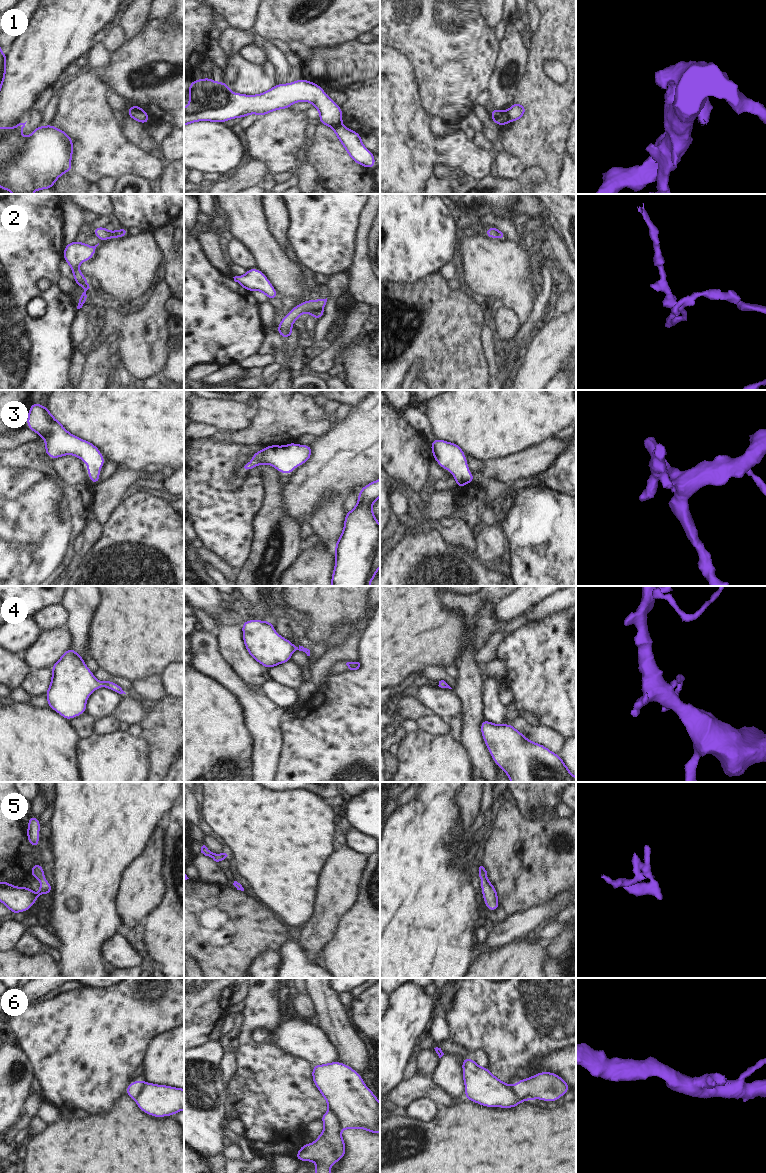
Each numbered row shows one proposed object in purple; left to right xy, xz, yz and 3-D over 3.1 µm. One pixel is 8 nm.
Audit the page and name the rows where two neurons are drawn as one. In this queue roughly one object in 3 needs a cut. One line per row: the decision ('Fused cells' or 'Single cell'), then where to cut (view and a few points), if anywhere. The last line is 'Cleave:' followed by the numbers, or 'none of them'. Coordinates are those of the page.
1: Fused cells. Split along yz (506, 111), (508, 121)
2: Fused cells. Split along xz (322, 309), (310, 313)
3: Single cell. No split
4: Single cell. No split
5: Single cell. No split
6: Fused cells. Split along yz (512, 1086), (521, 1098), (530, 1099)
Cleave: 1, 2, 6

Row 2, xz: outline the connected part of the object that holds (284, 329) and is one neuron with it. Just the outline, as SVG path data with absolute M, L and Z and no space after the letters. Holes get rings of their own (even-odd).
M309 299L306 302L302 302L296 305L289 313L283 317L282 321L276 328L279 335L283 338L291 338L292 337L292 325L298 319L298 317L304 313L317 312L319 310L323 310L327 302L326 299L317 299L311 300Z

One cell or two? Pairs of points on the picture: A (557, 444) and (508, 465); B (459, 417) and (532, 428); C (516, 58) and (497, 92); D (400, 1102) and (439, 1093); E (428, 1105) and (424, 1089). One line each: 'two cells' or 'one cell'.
A: one cell
B: one cell
C: one cell
D: one cell
E: two cells

